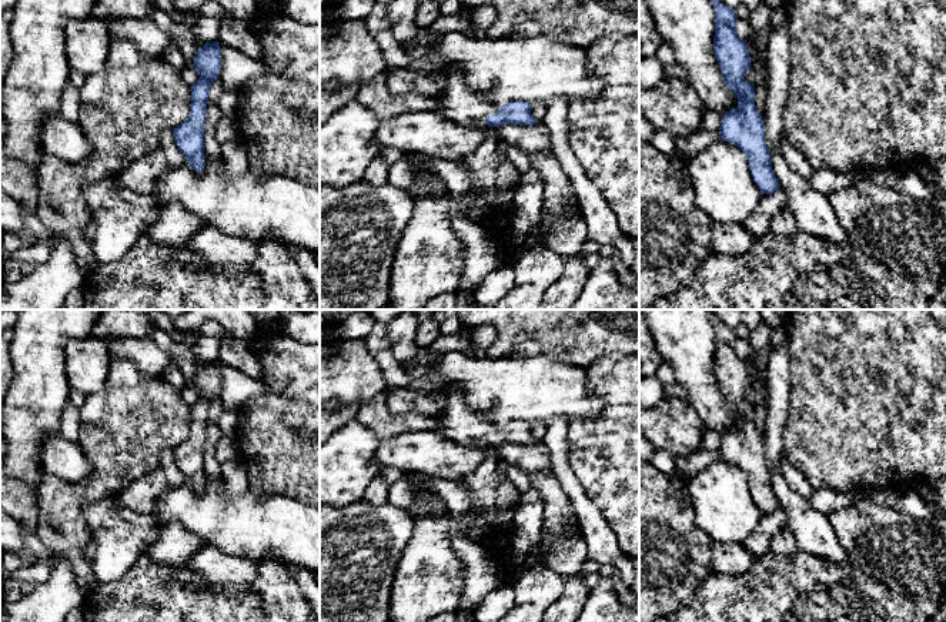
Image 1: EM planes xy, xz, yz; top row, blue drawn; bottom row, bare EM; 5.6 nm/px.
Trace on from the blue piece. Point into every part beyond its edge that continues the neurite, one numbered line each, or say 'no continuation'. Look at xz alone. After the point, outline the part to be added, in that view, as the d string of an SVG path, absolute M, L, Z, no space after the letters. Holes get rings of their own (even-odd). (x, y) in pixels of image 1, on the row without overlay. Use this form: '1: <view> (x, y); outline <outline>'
1: xz (458, 424); outline M462 391L447 392L448 405L438 431L442 438L458 445L484 449L485 438L498 431L498 425L472 412Z

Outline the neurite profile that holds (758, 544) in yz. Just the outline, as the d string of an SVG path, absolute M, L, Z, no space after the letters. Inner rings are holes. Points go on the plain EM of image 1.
M780 508L773 514L763 514L753 534L748 538L743 546L755 558L761 558L769 551L769 542L772 536L785 528L788 528L788 521Z

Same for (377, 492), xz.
M377 475L368 485L364 494L364 501L371 505L382 505L388 502L388 491L390 485L381 476Z

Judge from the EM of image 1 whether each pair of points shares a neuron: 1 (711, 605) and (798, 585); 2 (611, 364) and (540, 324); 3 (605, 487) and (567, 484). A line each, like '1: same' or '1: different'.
1: same
2: different
3: different

